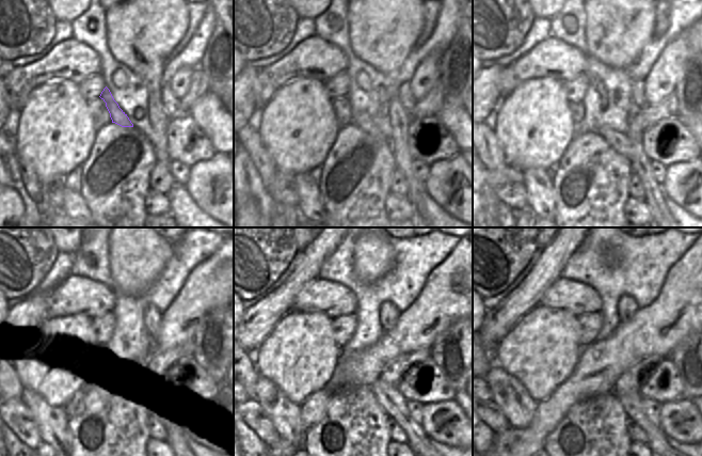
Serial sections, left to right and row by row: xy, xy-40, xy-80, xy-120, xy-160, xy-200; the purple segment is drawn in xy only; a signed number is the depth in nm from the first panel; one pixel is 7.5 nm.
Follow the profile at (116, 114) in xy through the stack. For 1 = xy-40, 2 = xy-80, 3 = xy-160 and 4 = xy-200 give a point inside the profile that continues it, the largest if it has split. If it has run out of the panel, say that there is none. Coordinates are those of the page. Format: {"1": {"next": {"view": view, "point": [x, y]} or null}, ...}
{"1": {"next": {"view": "xy-40", "point": [359, 118]}}, "2": {"next": {"view": "xy-80", "point": [622, 143]}}, "3": {"next": {"view": "xy-160", "point": [389, 397]}}, "4": {"next": {"view": "xy-200", "point": [631, 403]}}}

